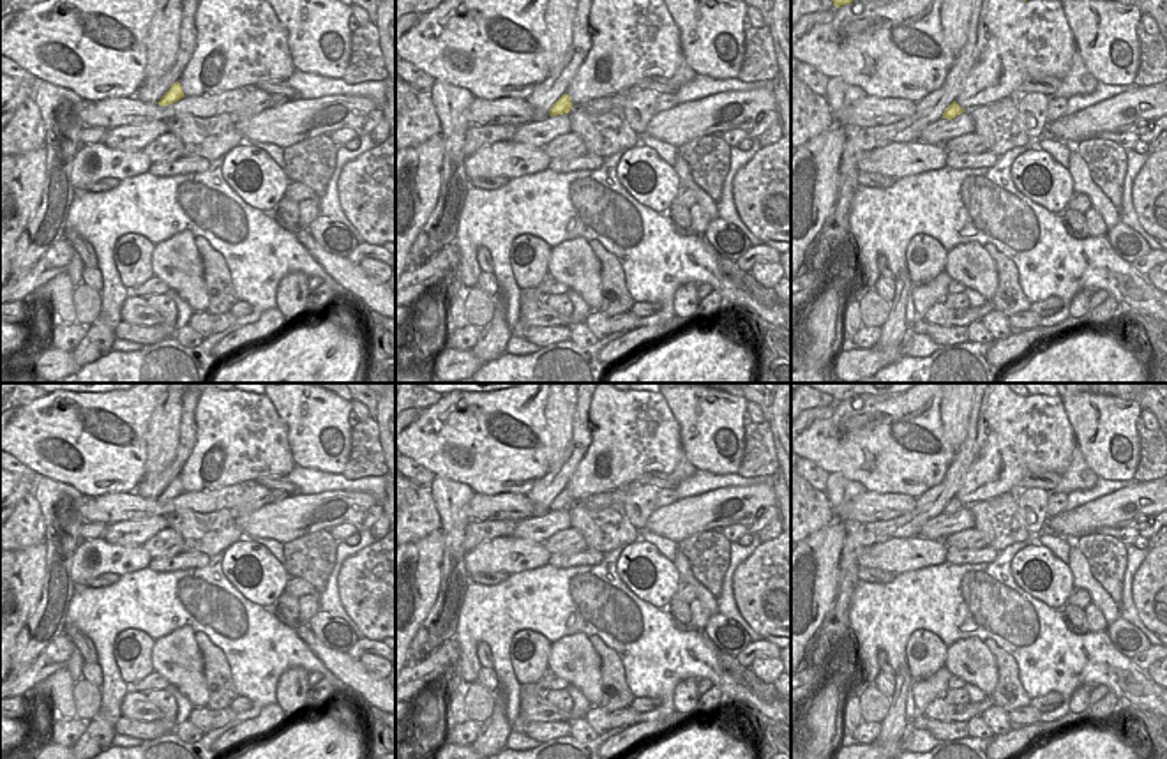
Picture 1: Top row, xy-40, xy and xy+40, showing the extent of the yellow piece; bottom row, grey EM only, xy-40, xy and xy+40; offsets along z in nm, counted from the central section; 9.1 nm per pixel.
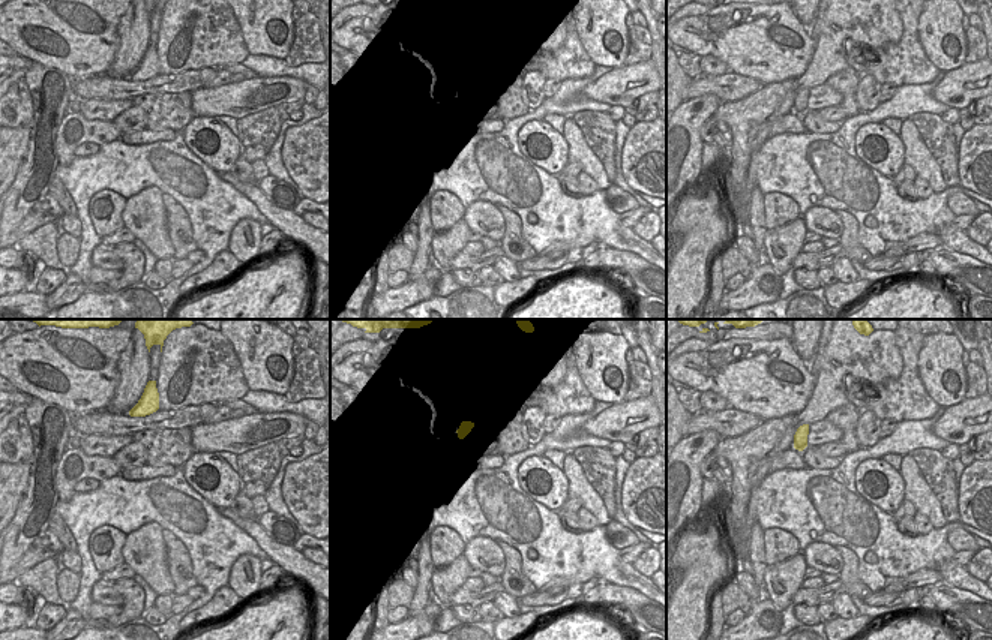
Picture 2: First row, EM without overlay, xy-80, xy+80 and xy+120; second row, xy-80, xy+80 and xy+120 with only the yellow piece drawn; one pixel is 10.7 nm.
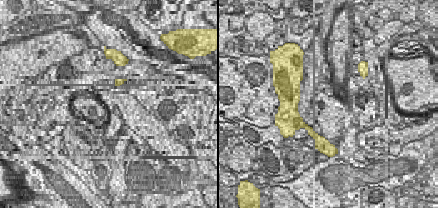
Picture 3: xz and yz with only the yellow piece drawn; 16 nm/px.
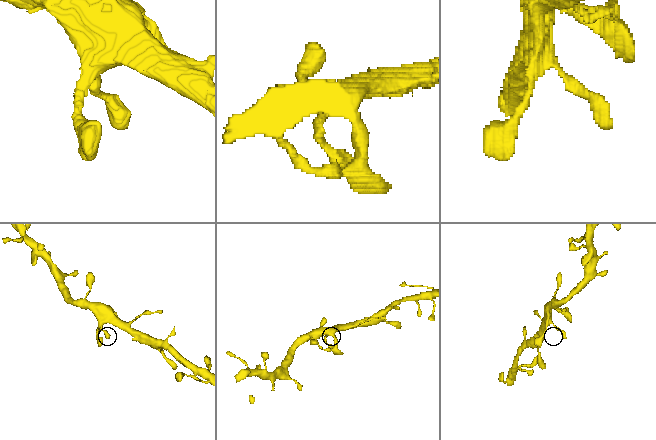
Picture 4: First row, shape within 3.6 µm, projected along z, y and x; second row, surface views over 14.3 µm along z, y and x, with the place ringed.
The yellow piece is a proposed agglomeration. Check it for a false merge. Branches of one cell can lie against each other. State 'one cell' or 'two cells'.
one cell

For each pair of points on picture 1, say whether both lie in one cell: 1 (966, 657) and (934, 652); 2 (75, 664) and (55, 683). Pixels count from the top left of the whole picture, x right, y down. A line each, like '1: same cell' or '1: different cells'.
1: different cells
2: different cells

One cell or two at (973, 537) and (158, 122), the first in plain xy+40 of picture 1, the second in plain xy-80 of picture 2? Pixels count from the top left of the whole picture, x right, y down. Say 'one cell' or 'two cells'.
two cells

